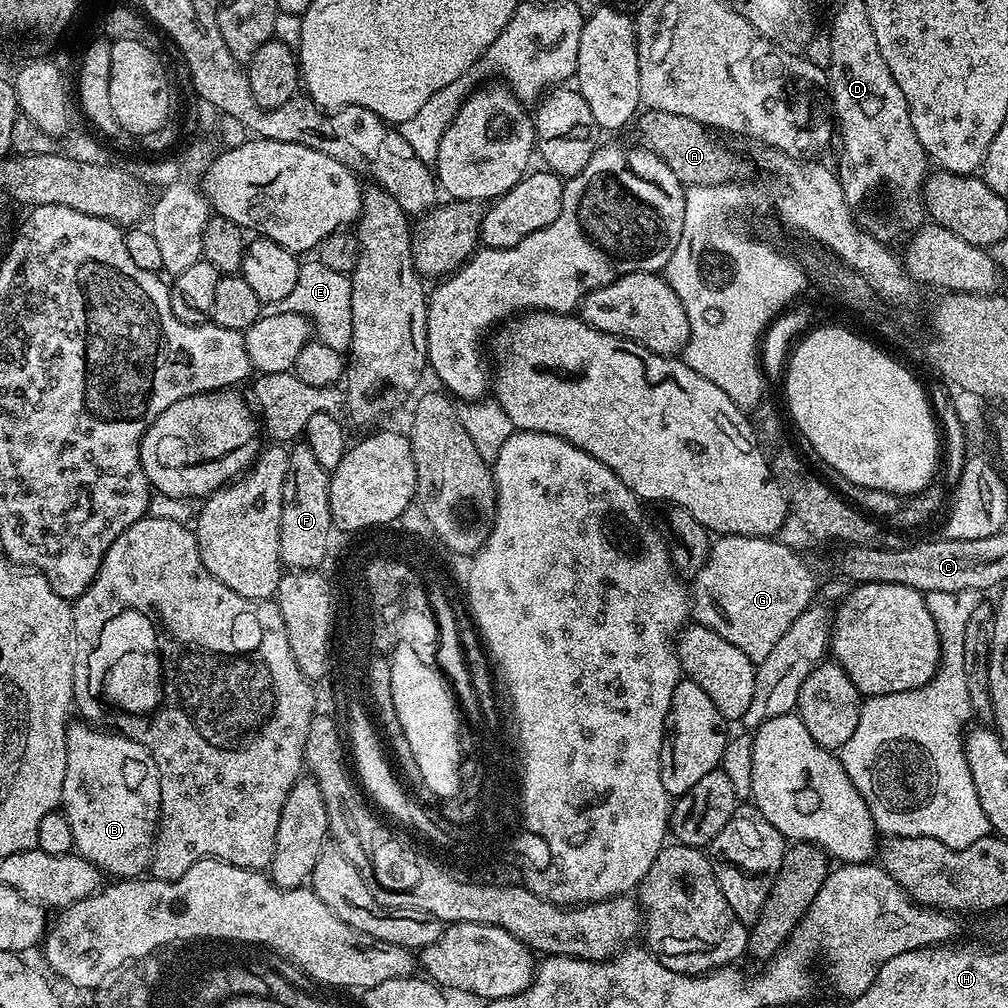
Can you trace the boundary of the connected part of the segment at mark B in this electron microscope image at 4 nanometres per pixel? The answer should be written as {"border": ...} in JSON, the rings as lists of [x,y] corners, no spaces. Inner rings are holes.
{"border":[[[69,723],[66,734],[66,782],[62,782],[62,798],[60,799],[64,817],[70,822],[70,830],[74,834],[74,848],[81,856],[85,856],[91,864],[96,865],[101,873],[112,875],[112,878],[140,878],[149,871],[152,863],[152,850],[156,843],[156,830],[160,823],[160,775],[158,766],[152,757],[147,743],[131,740],[128,736],[115,736],[112,732],[99,732],[88,724]]]}

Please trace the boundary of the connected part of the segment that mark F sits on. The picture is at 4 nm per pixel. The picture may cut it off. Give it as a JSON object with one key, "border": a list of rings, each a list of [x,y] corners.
{"border":[[[296,442],[288,453],[286,482],[282,486],[282,522],[280,523],[280,562],[288,570],[316,570],[328,552],[328,539],[334,533],[328,491],[329,469],[314,458],[307,442]]]}

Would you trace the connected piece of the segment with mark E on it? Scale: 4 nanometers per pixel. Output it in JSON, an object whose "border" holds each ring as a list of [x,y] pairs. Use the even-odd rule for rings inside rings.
{"border":[[[312,258],[312,261],[303,261],[299,268],[297,285],[287,298],[282,298],[281,302],[274,302],[268,306],[268,312],[272,314],[298,313],[309,319],[313,326],[315,337],[331,346],[334,350],[345,353],[351,349],[353,336],[353,312],[350,310],[350,300],[352,298],[352,281],[347,273],[331,270],[324,266],[319,259]]]}

